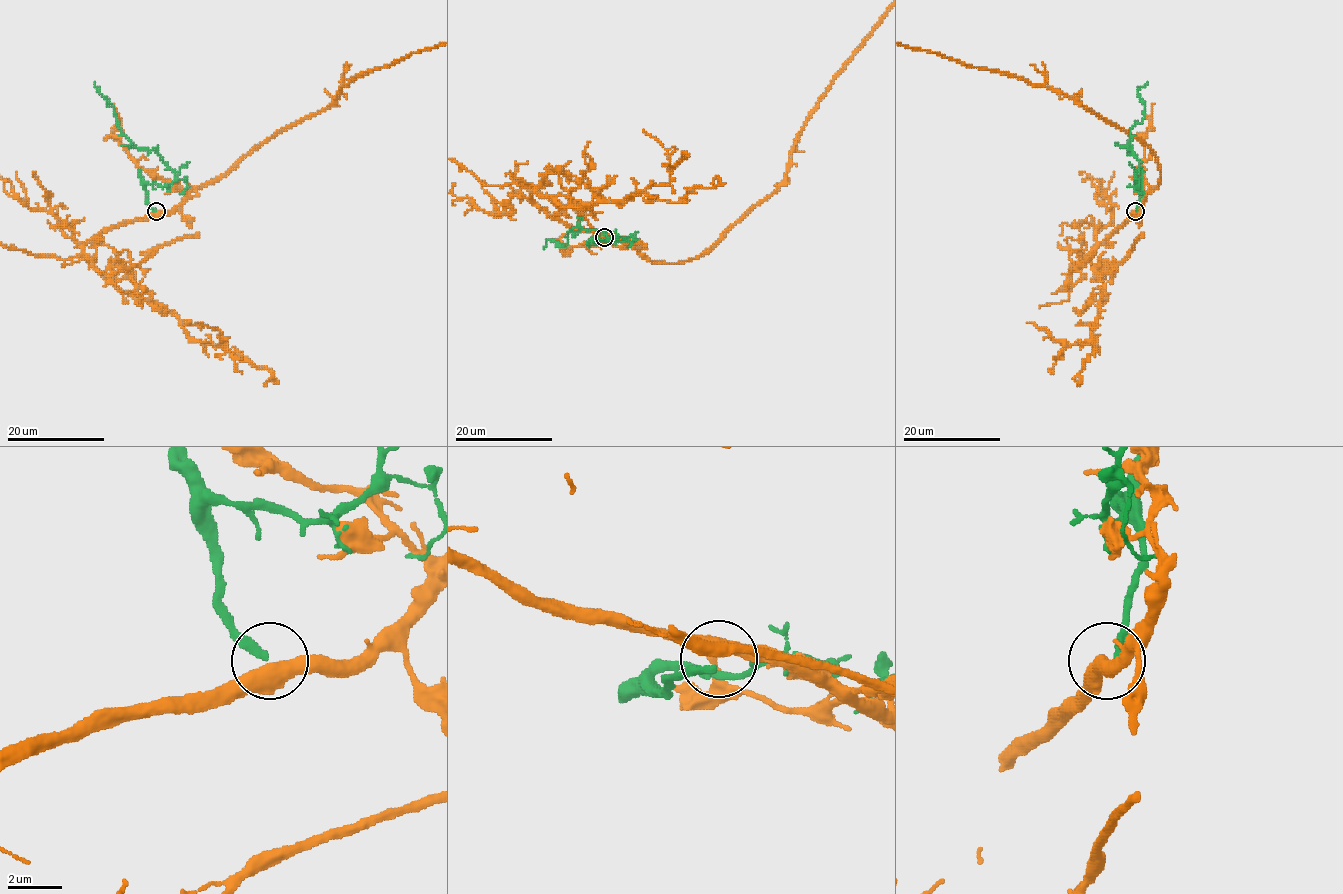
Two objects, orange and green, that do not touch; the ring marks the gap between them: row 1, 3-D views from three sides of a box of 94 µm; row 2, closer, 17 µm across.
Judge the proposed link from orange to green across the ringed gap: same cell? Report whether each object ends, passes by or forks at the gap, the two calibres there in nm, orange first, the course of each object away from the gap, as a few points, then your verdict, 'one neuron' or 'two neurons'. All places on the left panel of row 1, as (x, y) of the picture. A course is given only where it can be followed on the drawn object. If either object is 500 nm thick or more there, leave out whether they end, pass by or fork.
calibres 500 and 320 nm; course orange (157, 212), (102, 229), (85, 245), (78, 256), (60, 260), (49, 255), (36, 256); course green (156, 211), (145, 183), (168, 186), (175, 172), (154, 150), (132, 144), (95, 81); two neurons

